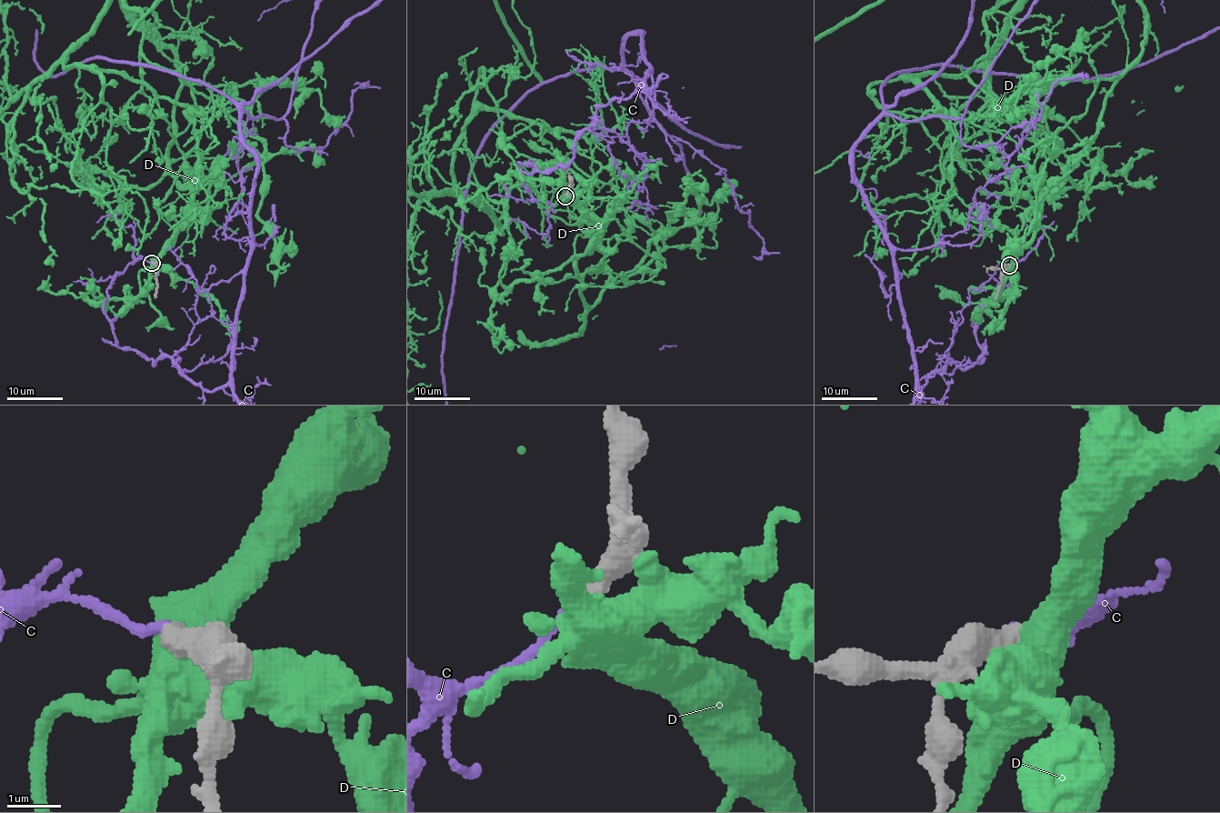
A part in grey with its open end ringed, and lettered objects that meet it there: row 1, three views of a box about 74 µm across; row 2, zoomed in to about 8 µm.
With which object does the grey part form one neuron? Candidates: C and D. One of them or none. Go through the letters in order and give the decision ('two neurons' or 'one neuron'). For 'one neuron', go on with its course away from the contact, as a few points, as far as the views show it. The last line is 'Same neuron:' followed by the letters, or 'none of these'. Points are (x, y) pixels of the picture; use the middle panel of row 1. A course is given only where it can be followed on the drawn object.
C: two neurons
D: two neurons
Same neuron: none of these

